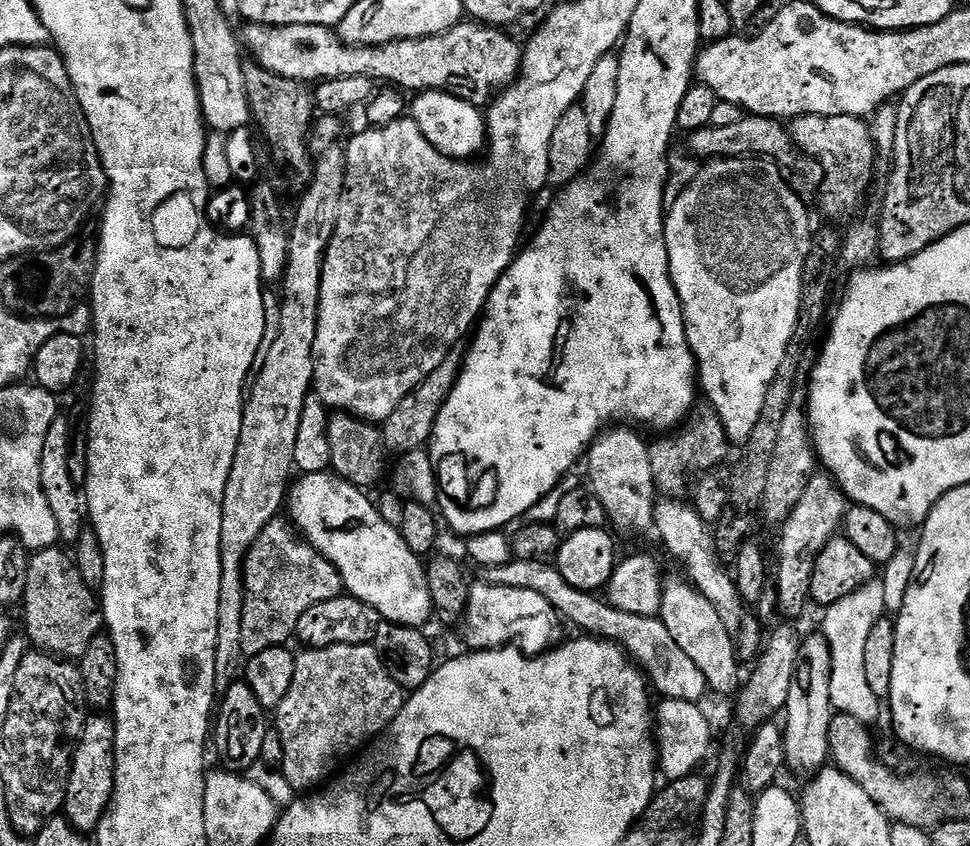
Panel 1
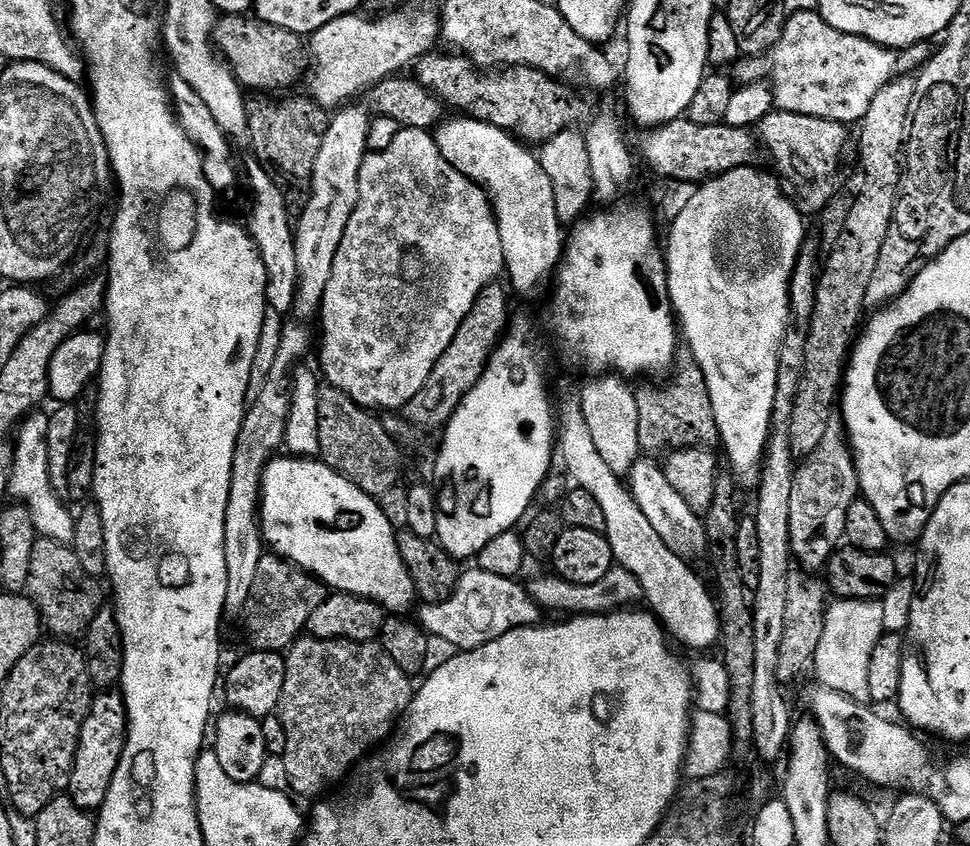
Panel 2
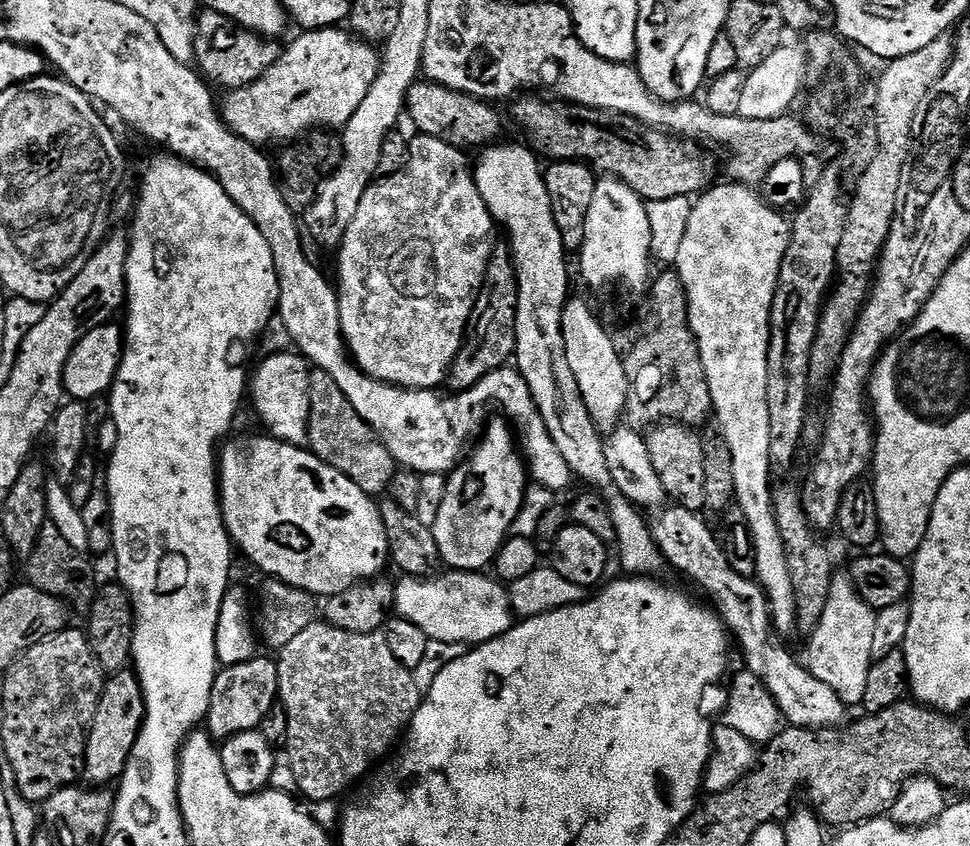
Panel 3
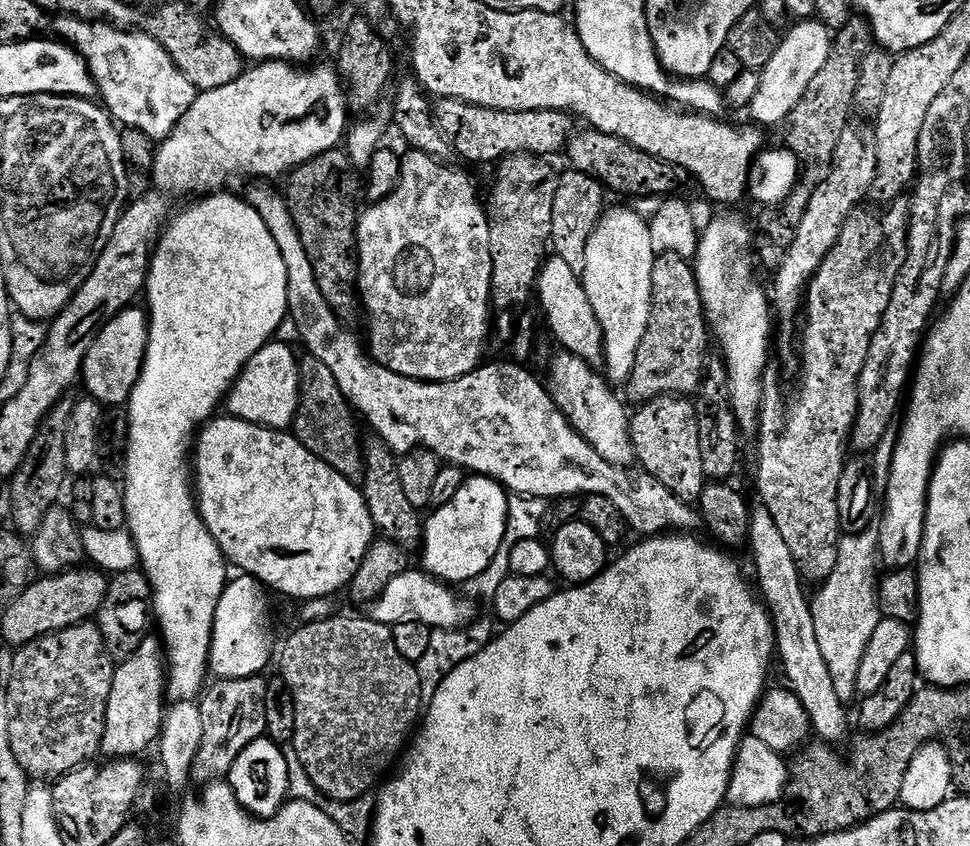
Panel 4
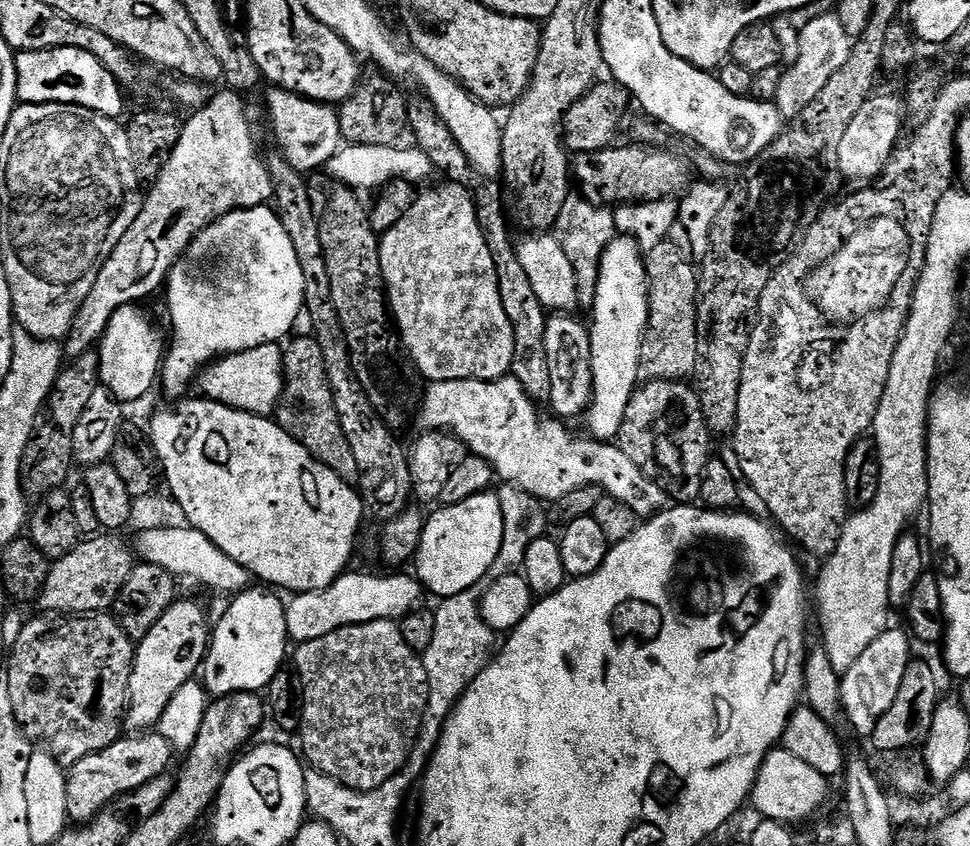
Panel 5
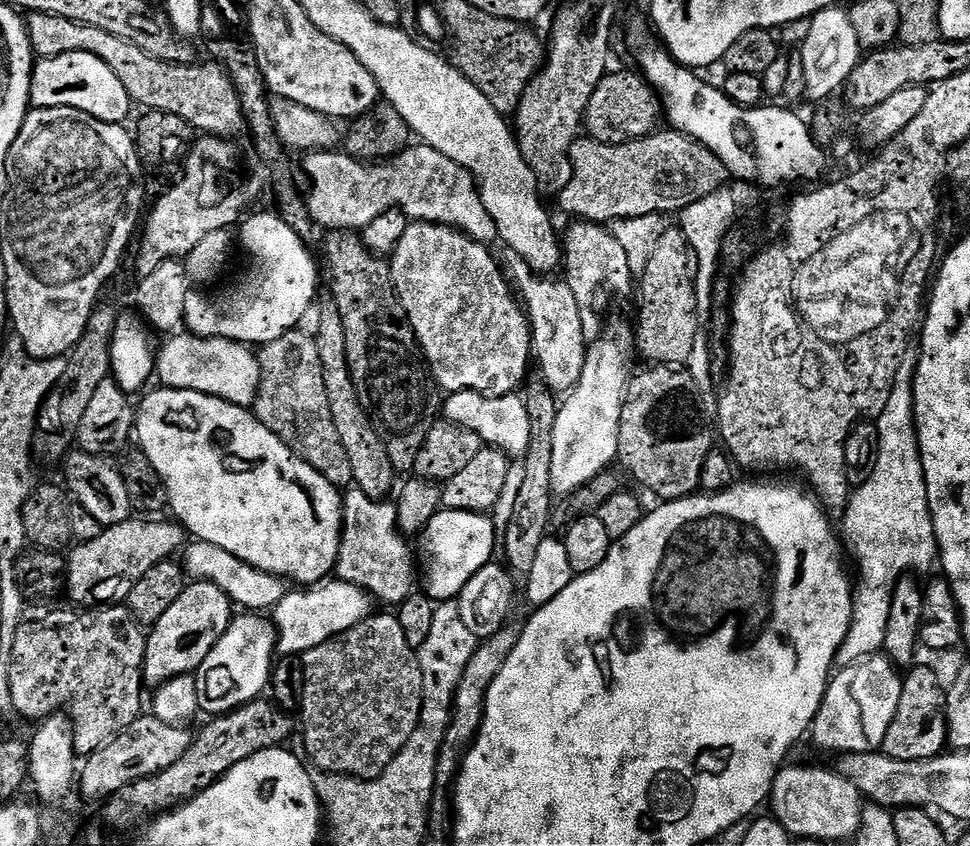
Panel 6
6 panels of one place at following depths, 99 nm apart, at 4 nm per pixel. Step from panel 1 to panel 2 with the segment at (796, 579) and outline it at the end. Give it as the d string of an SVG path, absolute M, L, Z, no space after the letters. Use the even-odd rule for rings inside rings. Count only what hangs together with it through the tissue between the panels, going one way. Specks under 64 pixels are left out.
M832 419L822 434L822 442L795 465L790 490L790 546L795 563L803 571L816 574L827 565L836 549L841 547L846 530L846 510L861 495L860 479L856 473L856 463L852 460L852 449L848 447L844 425L839 419Z

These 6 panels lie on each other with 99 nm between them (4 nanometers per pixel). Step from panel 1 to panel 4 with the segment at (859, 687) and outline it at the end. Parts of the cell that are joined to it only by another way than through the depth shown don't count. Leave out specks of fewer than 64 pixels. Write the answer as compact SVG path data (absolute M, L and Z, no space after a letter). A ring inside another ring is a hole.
M861 532L845 535L840 541L834 570L828 575L828 579L819 585L820 593L816 597L812 596L810 600L818 646L821 647L822 658L829 668L834 689L842 698L857 695L856 679L859 667L862 666L862 654L866 654L866 646L870 646L870 638L874 638L874 630L878 630L878 622L882 619L876 563L878 563L878 556L872 553L872 536L863 536Z

